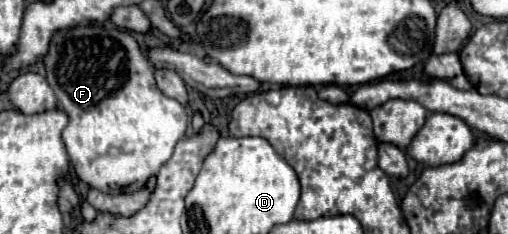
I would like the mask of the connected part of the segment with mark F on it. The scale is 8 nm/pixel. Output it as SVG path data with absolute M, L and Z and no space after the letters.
M112 22L60 30L52 36L44 64L48 84L58 98L58 108L70 116L70 124L64 128L62 140L76 176L90 188L112 196L142 190L146 182L172 158L176 144L186 136L188 114L180 102L166 98L156 88L154 66L140 52L140 46L130 32L118 30Z

